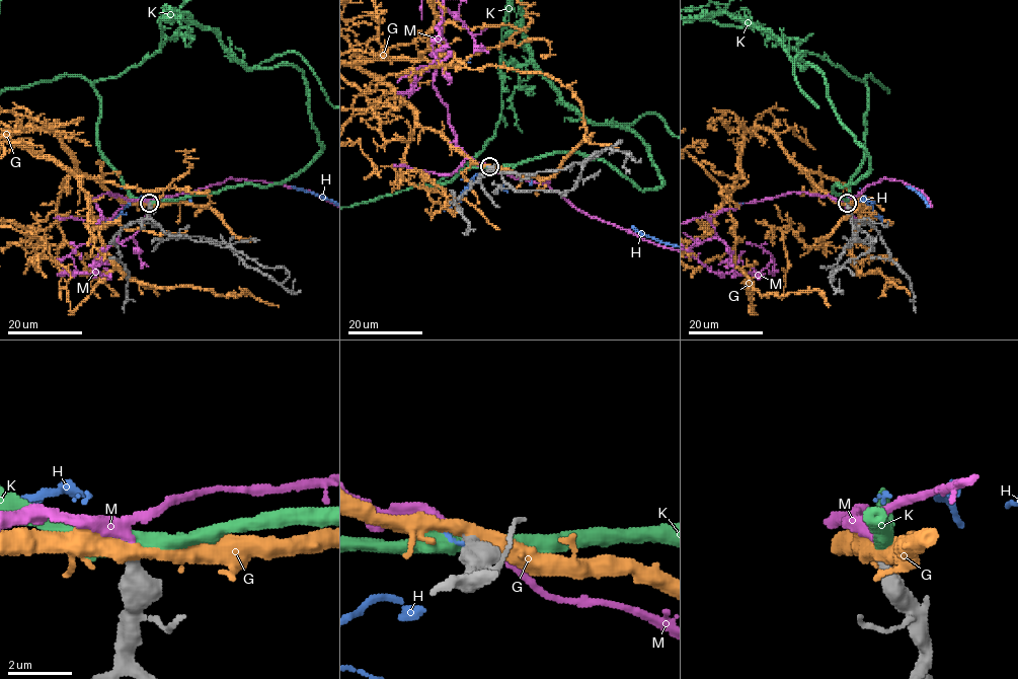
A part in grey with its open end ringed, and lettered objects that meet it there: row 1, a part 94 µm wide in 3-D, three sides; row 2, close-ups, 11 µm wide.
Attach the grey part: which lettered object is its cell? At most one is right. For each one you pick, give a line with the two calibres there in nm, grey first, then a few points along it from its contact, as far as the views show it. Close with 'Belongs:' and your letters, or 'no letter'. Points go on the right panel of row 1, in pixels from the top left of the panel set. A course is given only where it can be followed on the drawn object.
M: calibres 380 and 260 nm
Belongs: M

